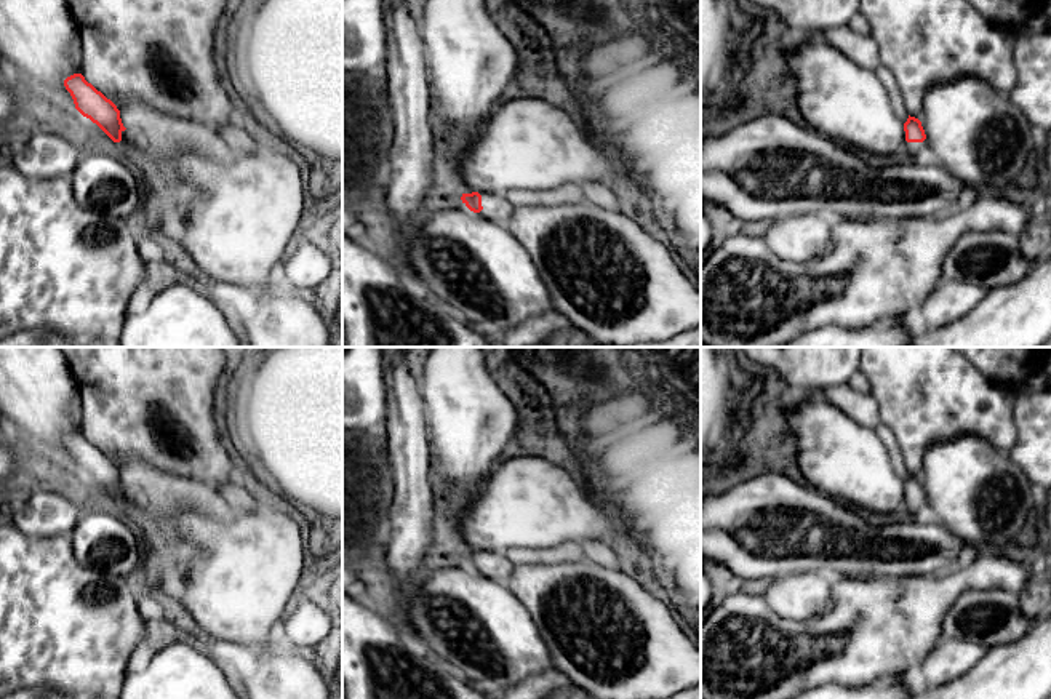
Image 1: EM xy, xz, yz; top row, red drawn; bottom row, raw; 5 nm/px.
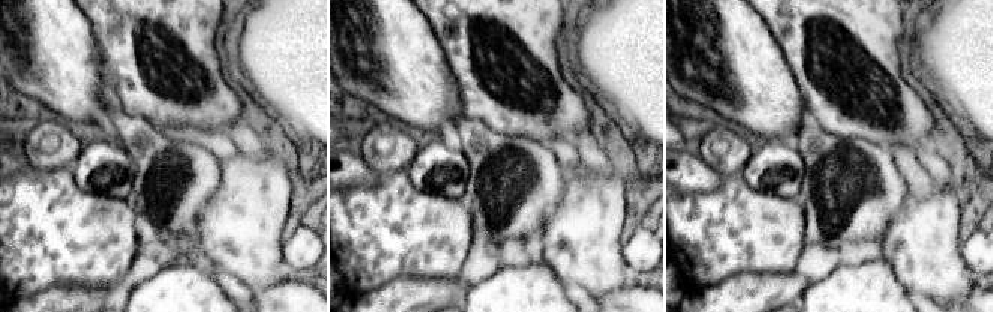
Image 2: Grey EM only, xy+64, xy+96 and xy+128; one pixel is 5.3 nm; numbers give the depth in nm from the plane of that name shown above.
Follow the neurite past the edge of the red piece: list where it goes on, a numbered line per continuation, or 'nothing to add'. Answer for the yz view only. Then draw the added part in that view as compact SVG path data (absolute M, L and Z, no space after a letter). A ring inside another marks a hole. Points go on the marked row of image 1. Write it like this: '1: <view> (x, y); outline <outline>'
1: yz (912, 151); outline M926 139L923 142L904 142L904 157L907 160L926 162L933 160Z

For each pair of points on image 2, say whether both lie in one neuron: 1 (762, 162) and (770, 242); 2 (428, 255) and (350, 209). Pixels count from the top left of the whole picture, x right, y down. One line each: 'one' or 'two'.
1: two
2: one

